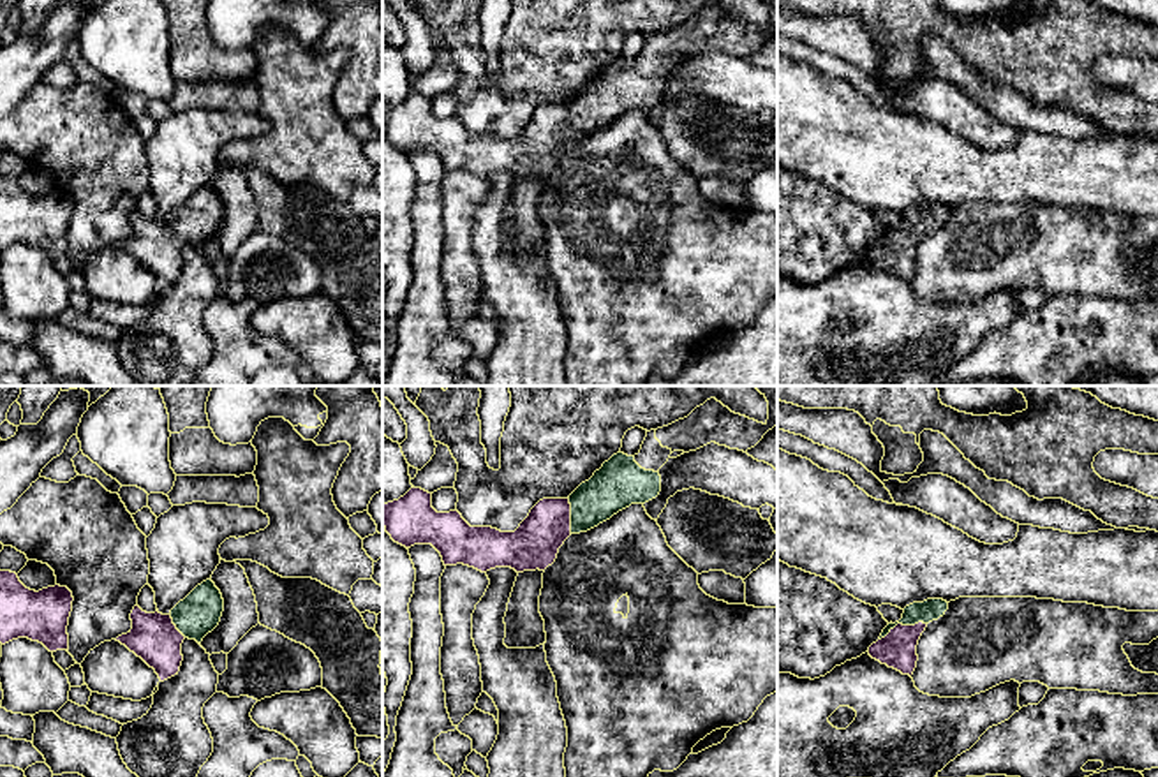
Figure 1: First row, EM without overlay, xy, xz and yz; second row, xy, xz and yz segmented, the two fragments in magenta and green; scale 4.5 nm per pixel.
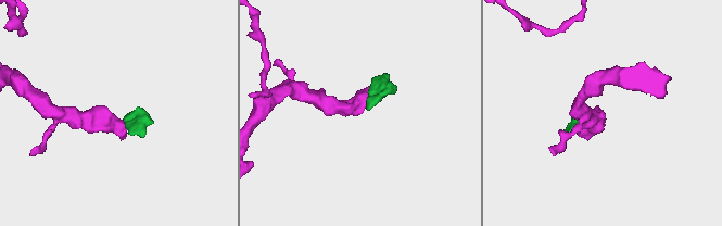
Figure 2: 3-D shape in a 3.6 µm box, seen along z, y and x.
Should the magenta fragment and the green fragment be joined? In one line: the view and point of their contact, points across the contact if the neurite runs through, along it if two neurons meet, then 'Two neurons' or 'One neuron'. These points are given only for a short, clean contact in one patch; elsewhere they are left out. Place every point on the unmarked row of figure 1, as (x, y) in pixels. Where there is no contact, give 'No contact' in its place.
Touches magenta at yz (901, 229). Path across: yz (898, 254), (901, 229), (910, 229), (929, 215). One neuron

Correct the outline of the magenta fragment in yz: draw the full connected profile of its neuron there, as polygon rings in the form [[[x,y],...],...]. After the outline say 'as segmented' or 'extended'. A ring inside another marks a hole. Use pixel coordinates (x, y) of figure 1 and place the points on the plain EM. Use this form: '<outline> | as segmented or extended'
[[[927,204],[904,213],[902,224],[888,229],[880,245],[869,252],[869,261],[902,280],[913,280],[917,273],[917,250],[927,229],[938,226],[948,215],[943,204]]] | extended

